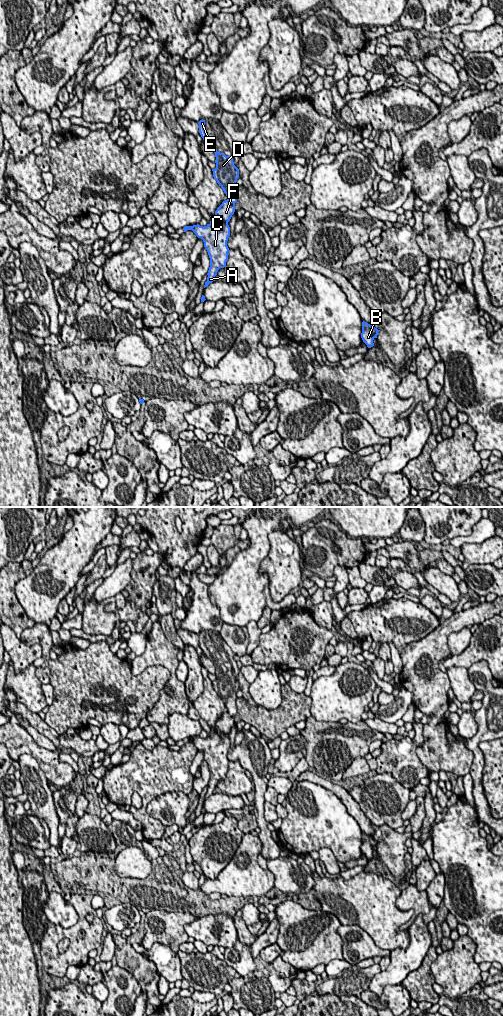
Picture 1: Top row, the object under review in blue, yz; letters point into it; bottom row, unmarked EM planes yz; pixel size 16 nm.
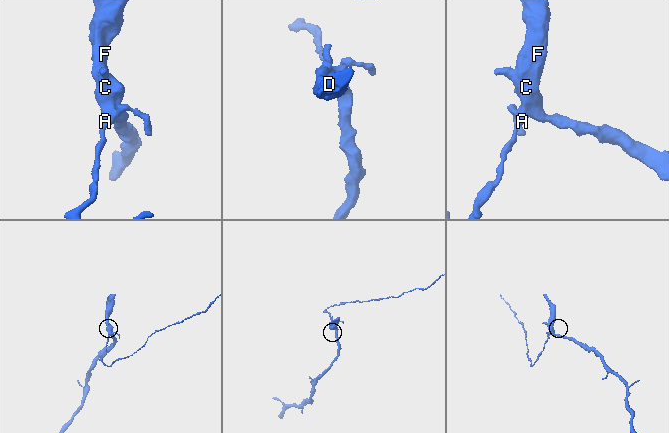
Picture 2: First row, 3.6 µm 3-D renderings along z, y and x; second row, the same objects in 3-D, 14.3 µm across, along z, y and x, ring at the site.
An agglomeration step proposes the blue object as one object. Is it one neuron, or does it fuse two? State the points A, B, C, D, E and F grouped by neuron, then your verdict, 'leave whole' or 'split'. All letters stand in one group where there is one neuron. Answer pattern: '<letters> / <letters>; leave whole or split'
A B C D E F; leave whole

